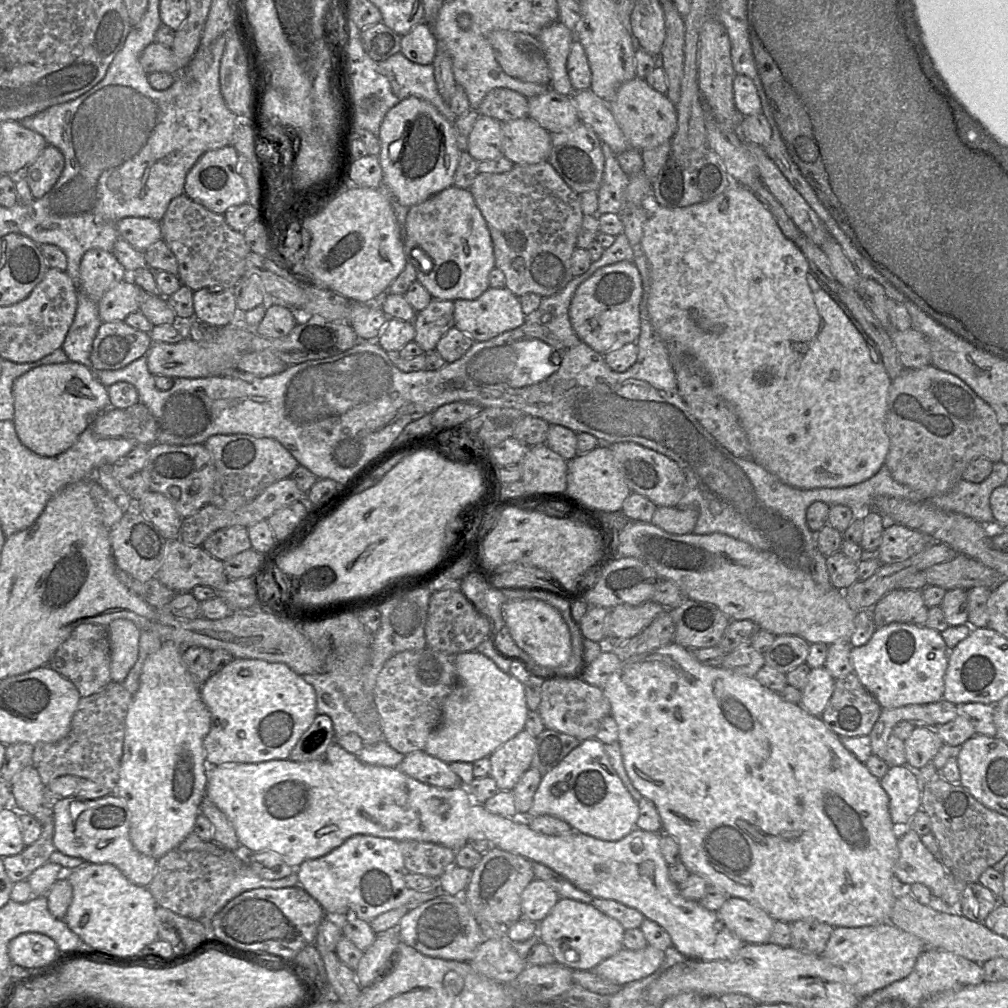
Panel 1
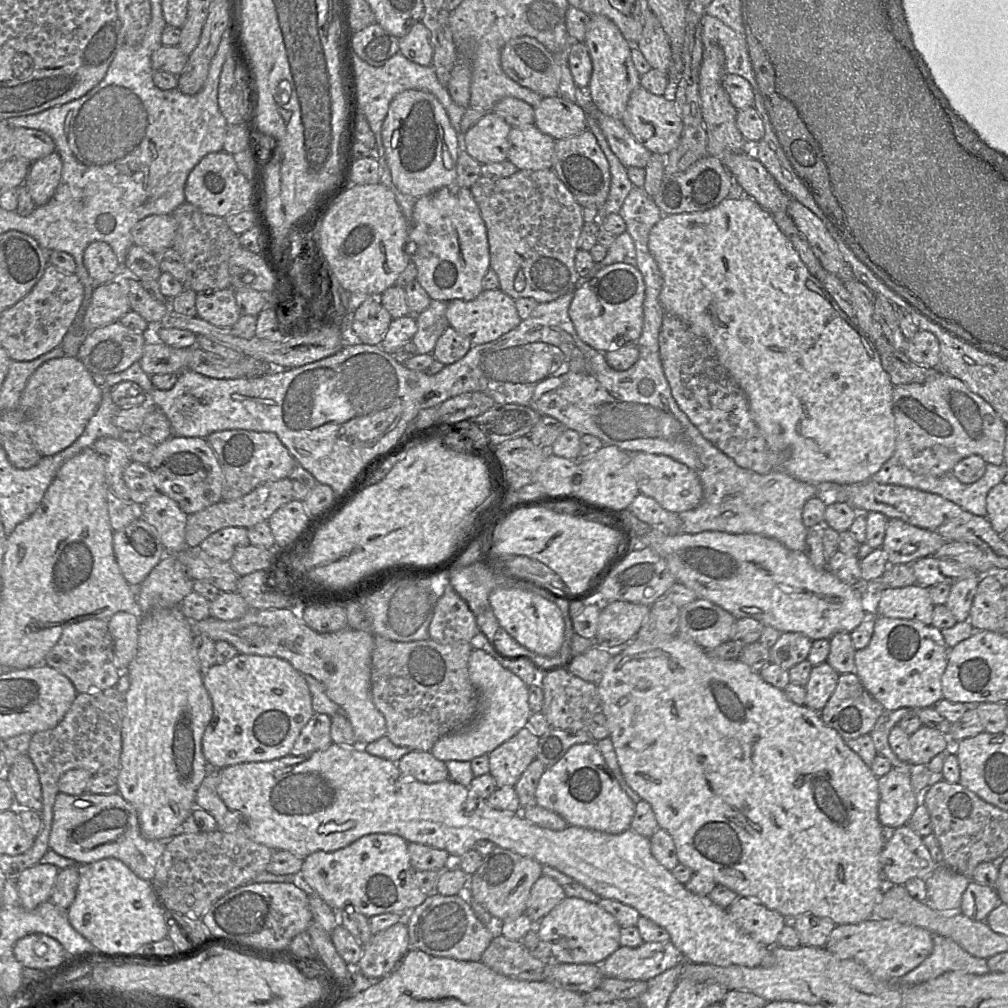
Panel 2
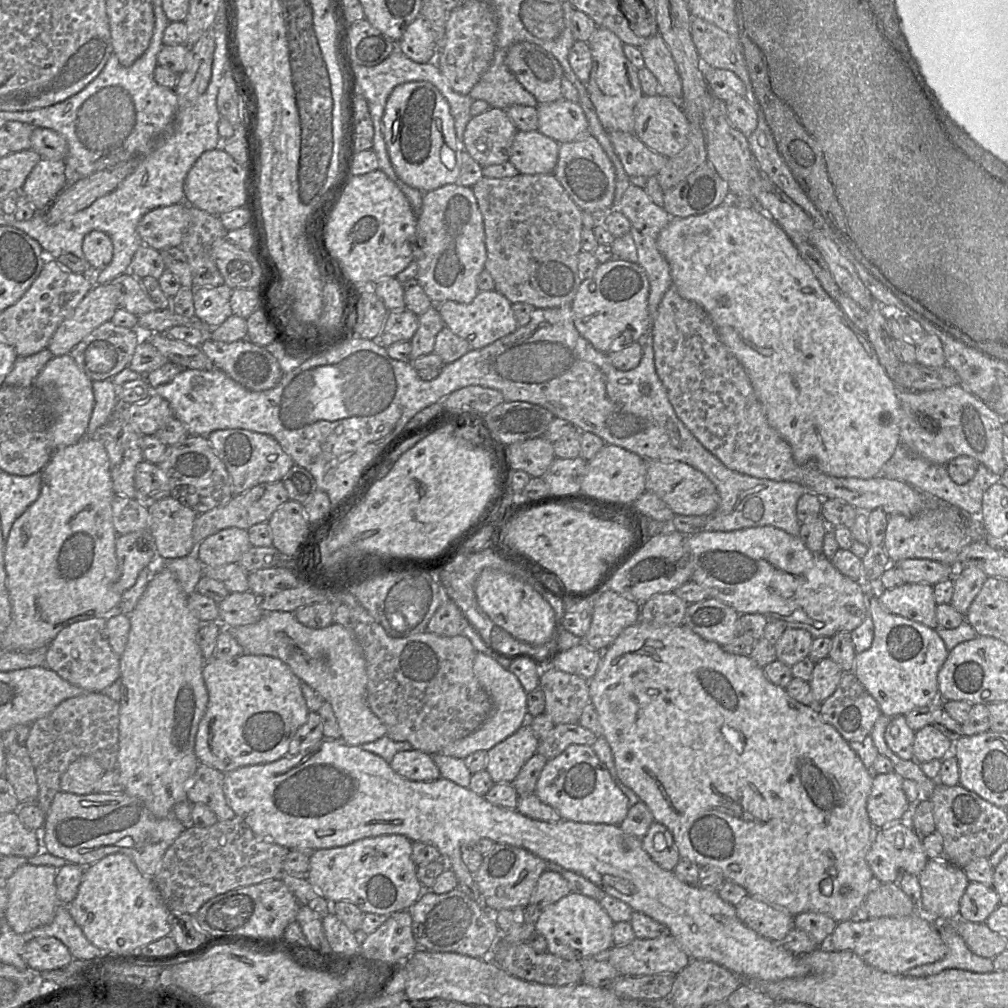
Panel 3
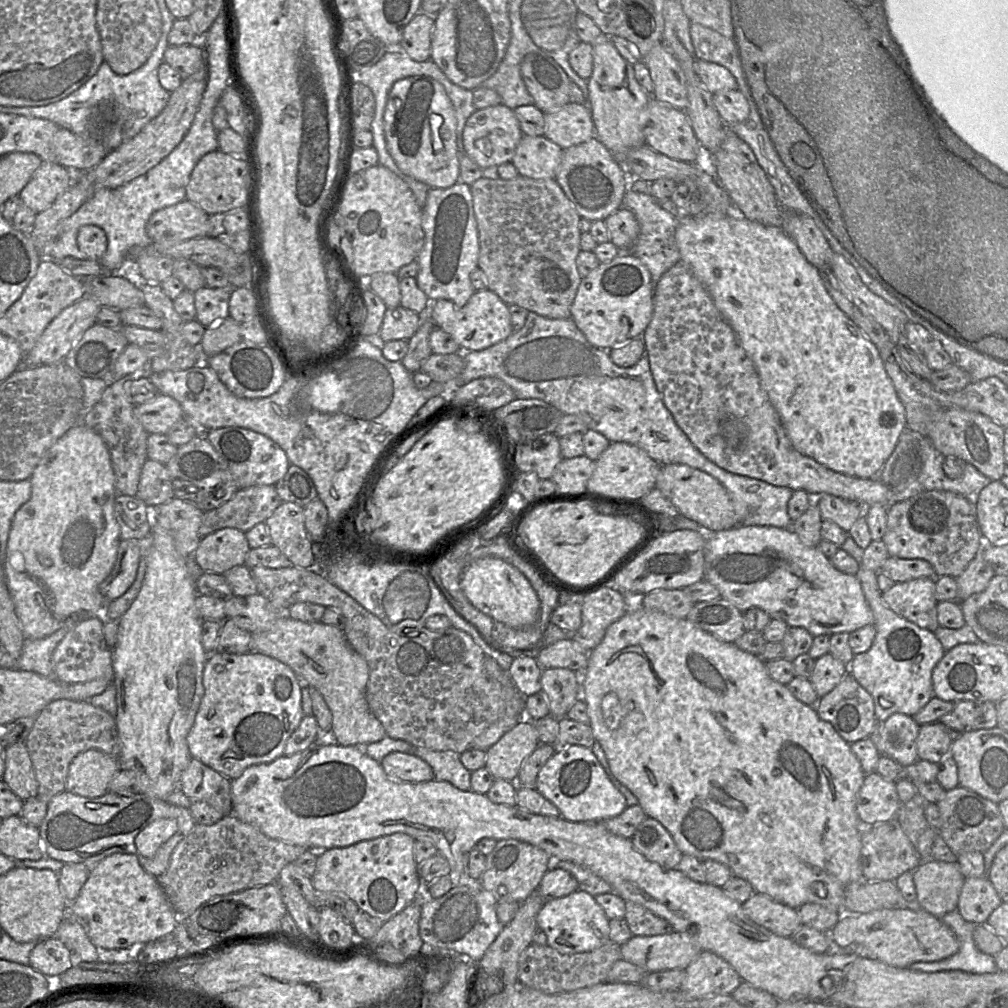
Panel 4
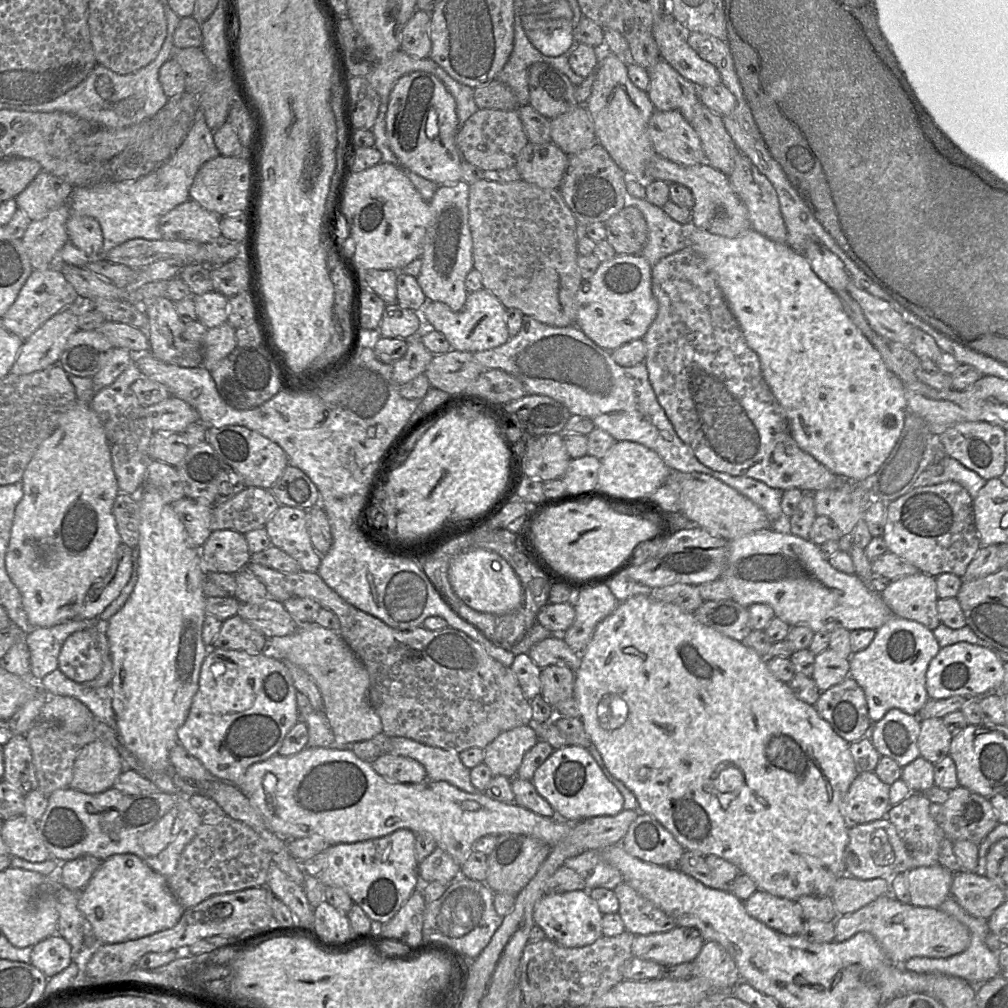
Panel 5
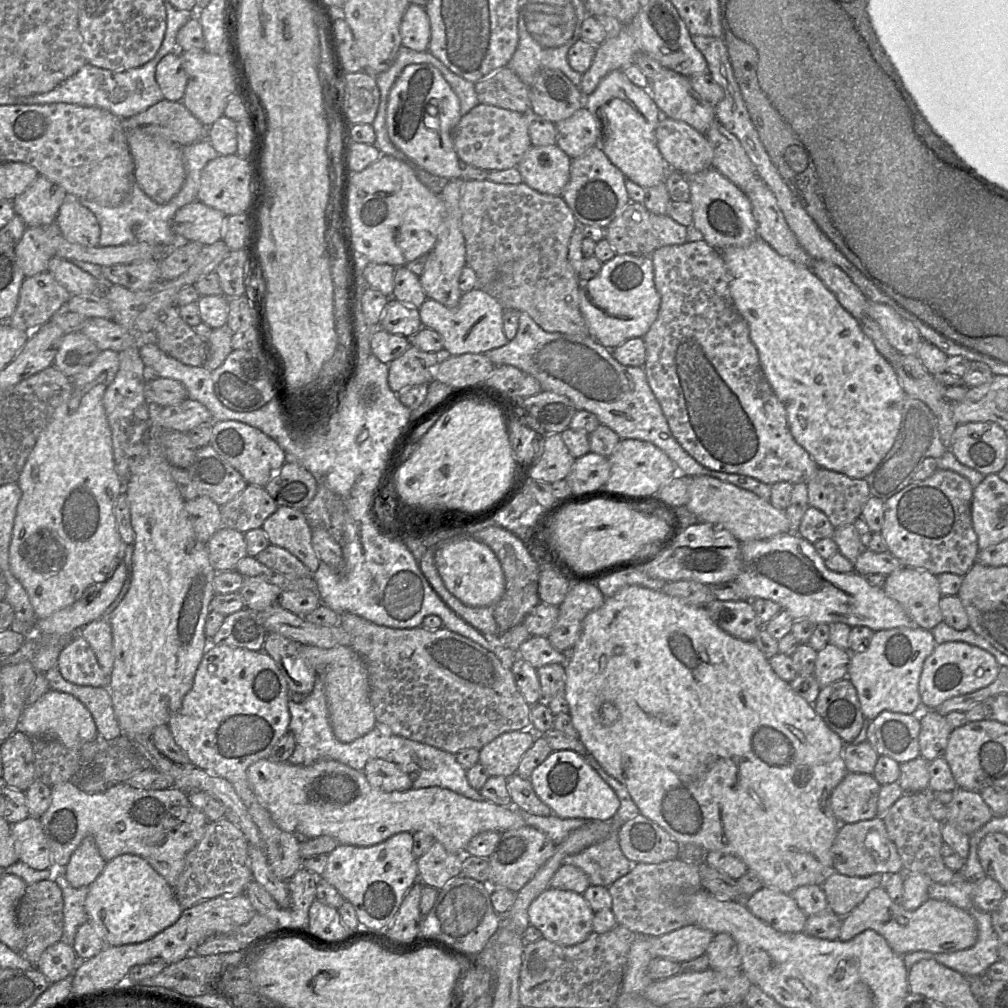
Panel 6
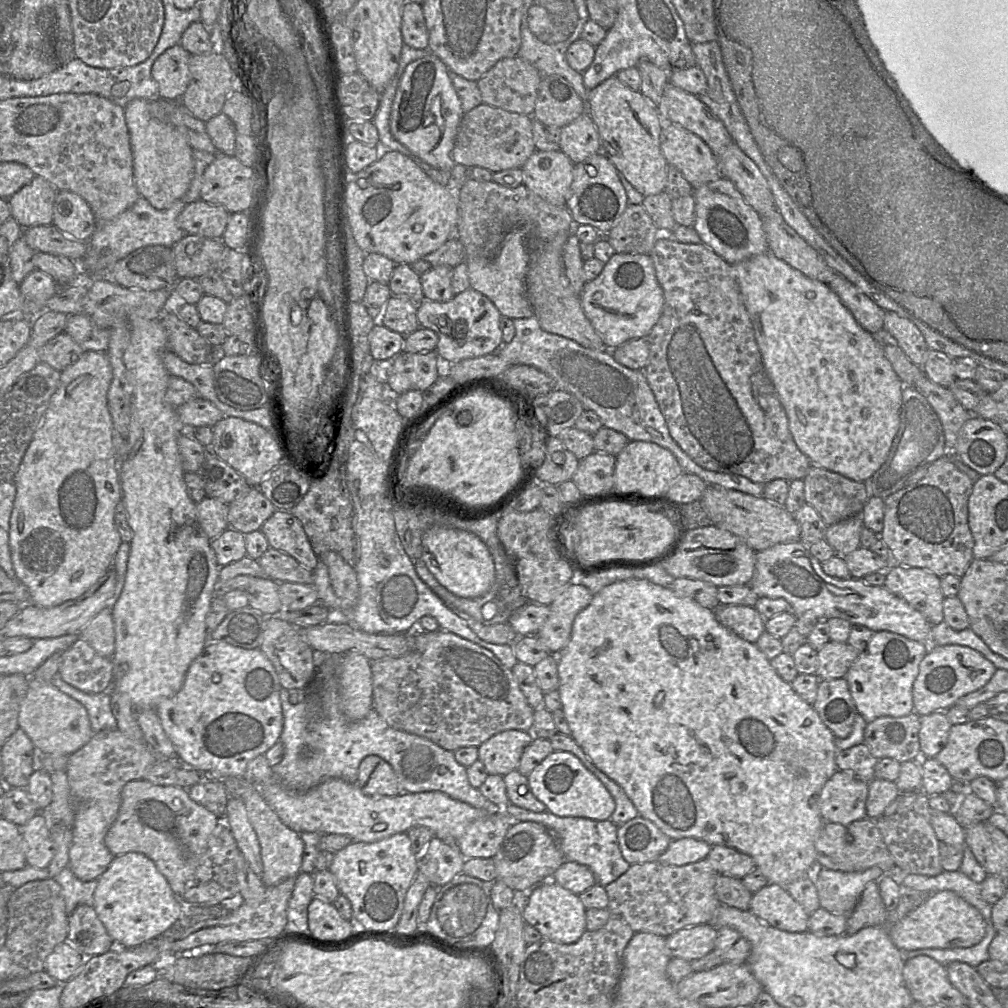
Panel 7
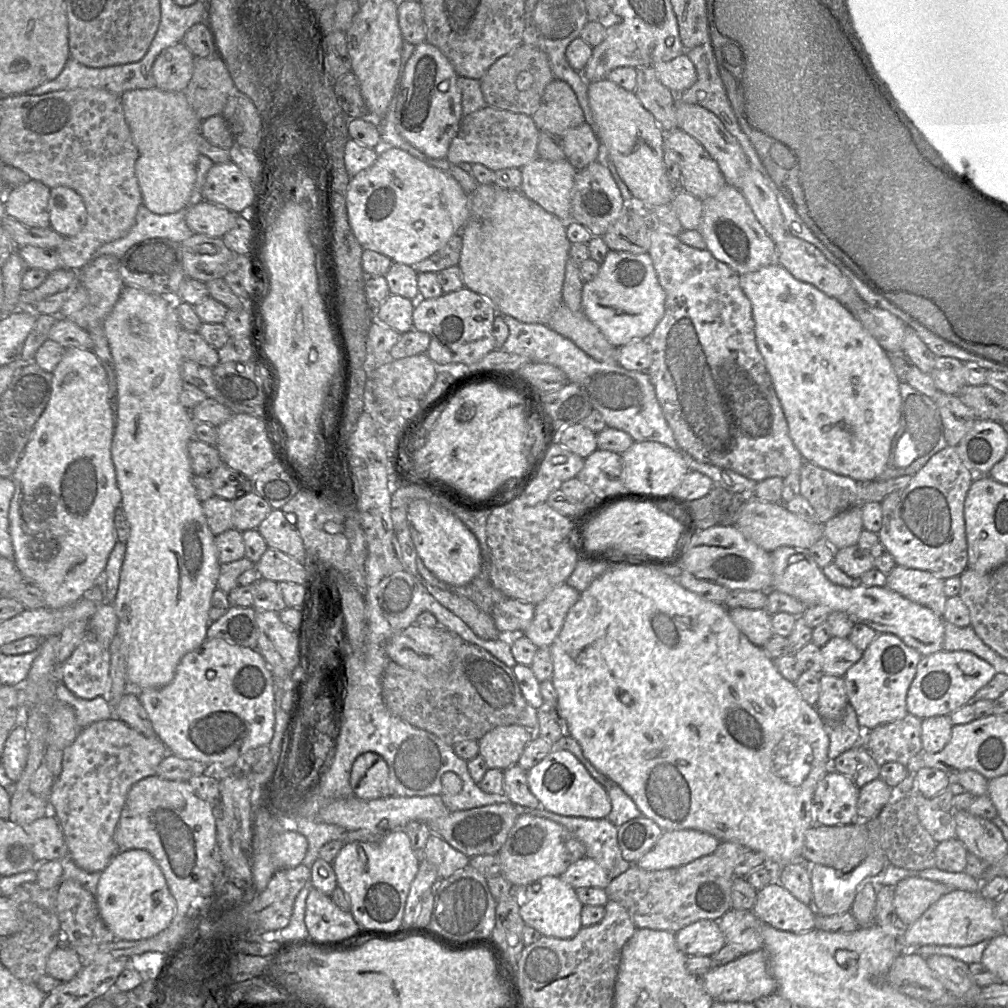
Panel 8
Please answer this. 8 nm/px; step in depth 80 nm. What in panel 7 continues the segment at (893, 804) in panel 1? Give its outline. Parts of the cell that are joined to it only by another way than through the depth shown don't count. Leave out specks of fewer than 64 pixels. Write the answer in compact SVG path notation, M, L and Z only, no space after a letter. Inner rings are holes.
M837 770L823 786L819 797L825 822L848 825L866 818L869 783L851 772Z

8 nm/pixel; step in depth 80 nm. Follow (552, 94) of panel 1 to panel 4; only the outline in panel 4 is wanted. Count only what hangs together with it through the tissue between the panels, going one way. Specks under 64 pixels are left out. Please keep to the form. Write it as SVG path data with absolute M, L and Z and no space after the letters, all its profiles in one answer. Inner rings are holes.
M570 101L559 109L544 114L544 136L562 149L581 144L595 137L590 109Z

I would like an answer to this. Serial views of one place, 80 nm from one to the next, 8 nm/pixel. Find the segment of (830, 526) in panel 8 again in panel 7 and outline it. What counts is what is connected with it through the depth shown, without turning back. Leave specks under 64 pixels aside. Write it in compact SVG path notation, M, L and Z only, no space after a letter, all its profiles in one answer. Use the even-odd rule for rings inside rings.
M854 515L827 527L824 539L834 549L836 555L845 556L860 547L863 521Z

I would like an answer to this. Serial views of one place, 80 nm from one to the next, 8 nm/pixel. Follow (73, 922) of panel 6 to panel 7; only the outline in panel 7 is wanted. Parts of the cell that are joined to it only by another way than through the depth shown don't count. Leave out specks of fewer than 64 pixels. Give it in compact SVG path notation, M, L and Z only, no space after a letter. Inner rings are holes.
M68 866L53 879L61 887L67 916L81 904L93 906L93 894L97 886L97 879L81 881Z

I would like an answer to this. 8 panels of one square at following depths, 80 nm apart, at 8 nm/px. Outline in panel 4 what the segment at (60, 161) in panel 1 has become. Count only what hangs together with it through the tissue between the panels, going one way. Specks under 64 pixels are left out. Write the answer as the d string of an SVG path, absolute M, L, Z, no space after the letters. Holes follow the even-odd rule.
M42 162L19 193L21 203L36 214L50 207L75 182L75 173L52 162Z

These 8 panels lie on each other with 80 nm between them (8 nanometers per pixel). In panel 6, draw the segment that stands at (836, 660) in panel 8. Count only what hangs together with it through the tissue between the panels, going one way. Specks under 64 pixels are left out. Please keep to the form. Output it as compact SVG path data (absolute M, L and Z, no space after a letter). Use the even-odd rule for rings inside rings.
M829 643L817 651L813 675L821 688L847 677L851 654Z

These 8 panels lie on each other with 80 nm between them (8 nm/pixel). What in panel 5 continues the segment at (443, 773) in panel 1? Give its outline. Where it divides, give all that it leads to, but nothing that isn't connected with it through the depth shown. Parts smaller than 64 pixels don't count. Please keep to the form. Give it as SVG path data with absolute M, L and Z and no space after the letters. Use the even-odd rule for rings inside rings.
M387 753L375 758L371 765L376 773L389 782L418 784L427 779L424 766L409 757Z

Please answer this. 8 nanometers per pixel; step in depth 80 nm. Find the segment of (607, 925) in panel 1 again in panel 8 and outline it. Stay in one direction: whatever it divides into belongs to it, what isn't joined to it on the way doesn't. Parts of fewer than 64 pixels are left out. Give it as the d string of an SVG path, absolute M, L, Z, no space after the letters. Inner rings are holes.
M544 876L526 887L516 888L522 890L521 918L526 925L533 927L543 936L568 939L574 937L582 928L583 904L579 900L575 888L559 876Z

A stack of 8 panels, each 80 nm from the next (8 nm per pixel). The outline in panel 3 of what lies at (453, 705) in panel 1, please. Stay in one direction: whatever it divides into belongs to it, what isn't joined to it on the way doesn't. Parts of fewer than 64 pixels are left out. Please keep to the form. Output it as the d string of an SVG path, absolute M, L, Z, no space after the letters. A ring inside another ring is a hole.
M482 652L476 653L473 671L479 683L491 697L493 712L477 730L444 747L440 752L443 755L464 759L476 751L488 751L514 734L529 720L527 692L513 673L502 667L495 659Z

